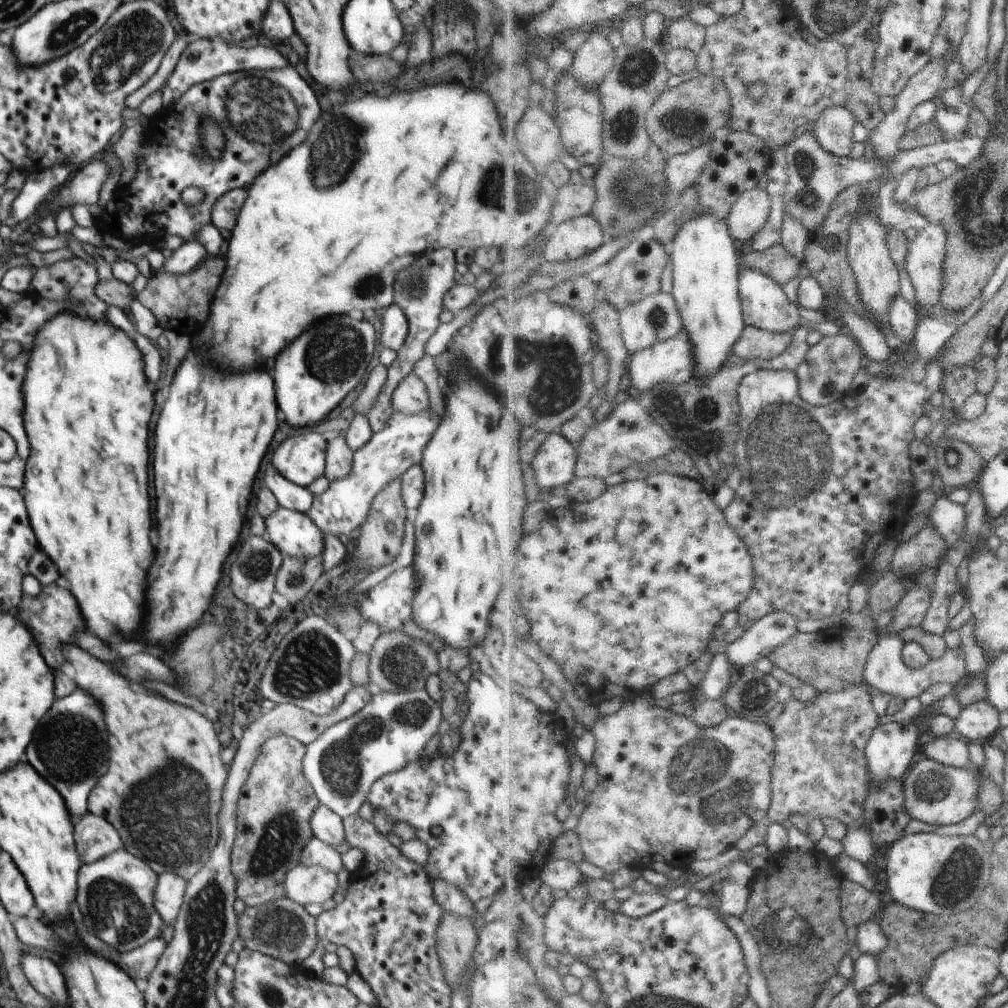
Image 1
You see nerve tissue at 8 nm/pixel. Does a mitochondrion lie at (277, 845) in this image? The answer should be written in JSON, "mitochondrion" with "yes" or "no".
{"mitochondrion":"yes"}

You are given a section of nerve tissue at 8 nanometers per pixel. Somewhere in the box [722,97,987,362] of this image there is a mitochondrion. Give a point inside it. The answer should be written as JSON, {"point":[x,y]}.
{"point":[806,166]}

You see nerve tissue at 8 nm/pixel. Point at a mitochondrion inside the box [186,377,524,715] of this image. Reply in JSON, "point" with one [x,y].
{"point":[311,664]}

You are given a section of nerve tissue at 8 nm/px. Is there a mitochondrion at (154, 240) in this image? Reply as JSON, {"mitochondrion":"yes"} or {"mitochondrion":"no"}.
{"mitochondrion":"no"}

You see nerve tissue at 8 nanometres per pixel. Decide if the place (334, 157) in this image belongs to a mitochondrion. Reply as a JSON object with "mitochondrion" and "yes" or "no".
{"mitochondrion":"yes"}

